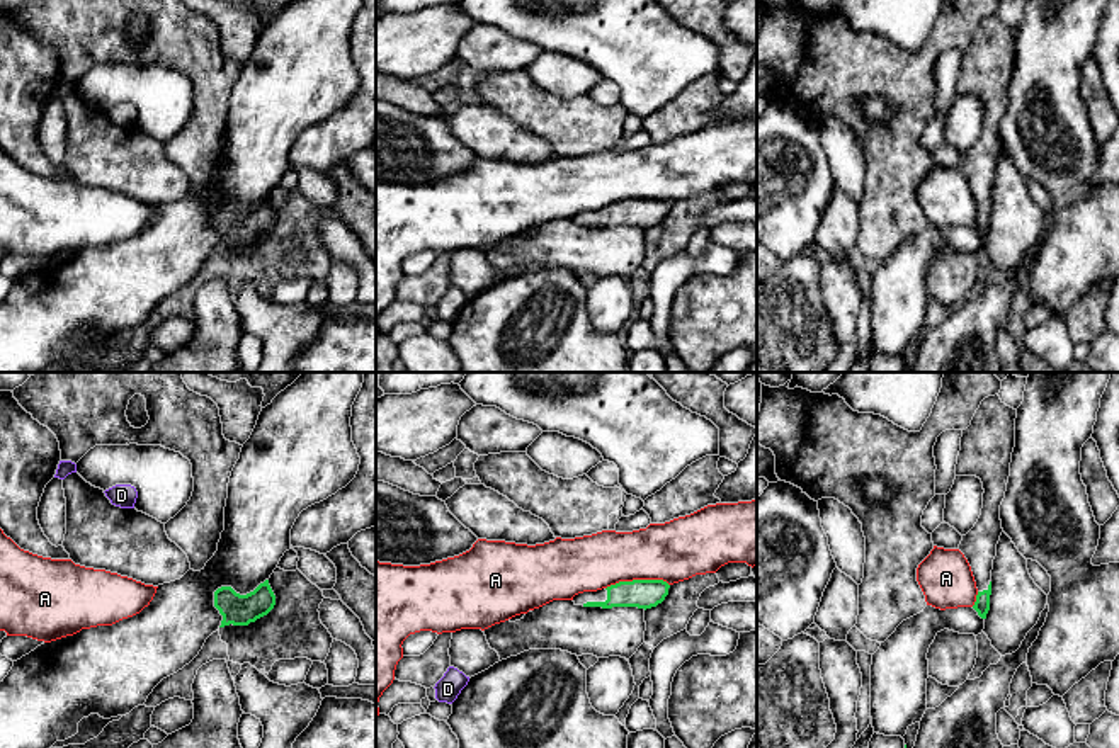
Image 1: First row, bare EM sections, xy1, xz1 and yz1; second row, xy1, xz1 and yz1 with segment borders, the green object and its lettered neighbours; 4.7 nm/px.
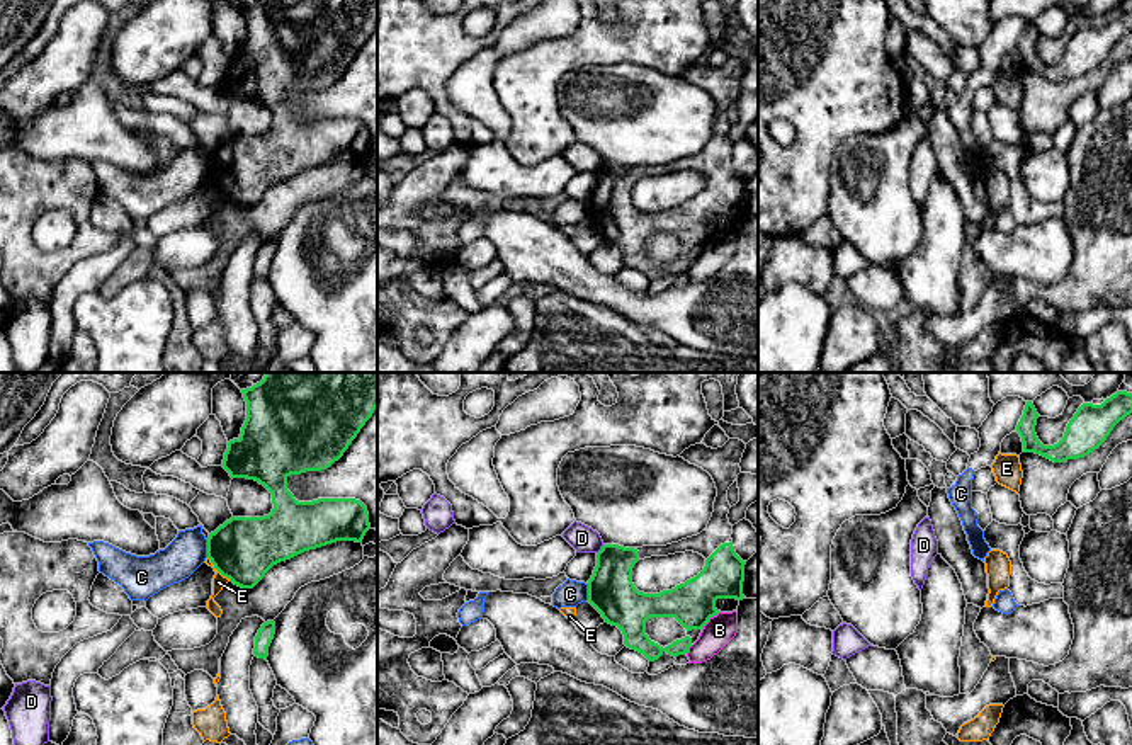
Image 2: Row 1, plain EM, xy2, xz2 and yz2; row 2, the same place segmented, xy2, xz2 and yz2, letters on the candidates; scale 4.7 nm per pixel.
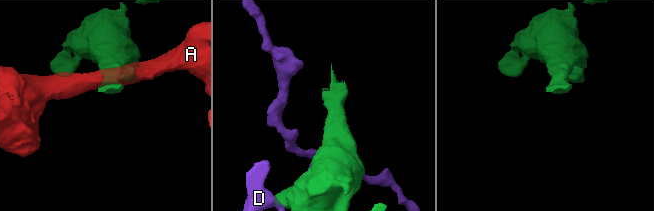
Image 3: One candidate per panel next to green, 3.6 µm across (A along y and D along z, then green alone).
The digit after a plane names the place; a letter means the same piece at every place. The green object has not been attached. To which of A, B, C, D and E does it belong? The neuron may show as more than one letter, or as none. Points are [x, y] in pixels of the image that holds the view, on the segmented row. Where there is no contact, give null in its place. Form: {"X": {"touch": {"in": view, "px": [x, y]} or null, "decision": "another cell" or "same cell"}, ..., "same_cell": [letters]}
{"A": {"touch": {"in": "xz1", "px": [636, 580]}, "decision": "another cell"}, "B": {"touch": {"in": "xz2", "px": [709, 618]}, "decision": "another cell"}, "C": {"touch": {"in": "xy2", "px": [208, 548]}, "decision": "another cell"}, "D": {"touch": {"in": "xz2", "px": [600, 550]}, "decision": "another cell"}, "E": {"touch": {"in": "xy2", "px": [218, 570]}, "decision": "another cell"}, "same_cell": []}

